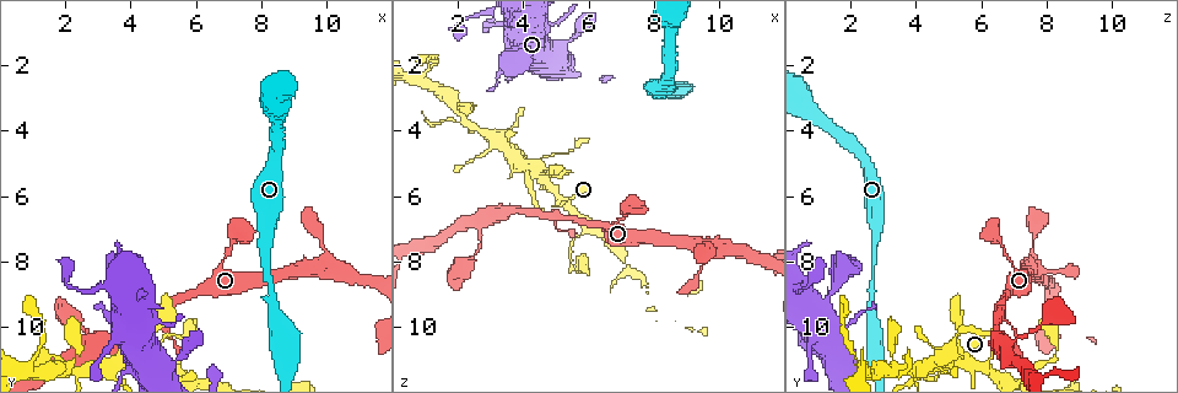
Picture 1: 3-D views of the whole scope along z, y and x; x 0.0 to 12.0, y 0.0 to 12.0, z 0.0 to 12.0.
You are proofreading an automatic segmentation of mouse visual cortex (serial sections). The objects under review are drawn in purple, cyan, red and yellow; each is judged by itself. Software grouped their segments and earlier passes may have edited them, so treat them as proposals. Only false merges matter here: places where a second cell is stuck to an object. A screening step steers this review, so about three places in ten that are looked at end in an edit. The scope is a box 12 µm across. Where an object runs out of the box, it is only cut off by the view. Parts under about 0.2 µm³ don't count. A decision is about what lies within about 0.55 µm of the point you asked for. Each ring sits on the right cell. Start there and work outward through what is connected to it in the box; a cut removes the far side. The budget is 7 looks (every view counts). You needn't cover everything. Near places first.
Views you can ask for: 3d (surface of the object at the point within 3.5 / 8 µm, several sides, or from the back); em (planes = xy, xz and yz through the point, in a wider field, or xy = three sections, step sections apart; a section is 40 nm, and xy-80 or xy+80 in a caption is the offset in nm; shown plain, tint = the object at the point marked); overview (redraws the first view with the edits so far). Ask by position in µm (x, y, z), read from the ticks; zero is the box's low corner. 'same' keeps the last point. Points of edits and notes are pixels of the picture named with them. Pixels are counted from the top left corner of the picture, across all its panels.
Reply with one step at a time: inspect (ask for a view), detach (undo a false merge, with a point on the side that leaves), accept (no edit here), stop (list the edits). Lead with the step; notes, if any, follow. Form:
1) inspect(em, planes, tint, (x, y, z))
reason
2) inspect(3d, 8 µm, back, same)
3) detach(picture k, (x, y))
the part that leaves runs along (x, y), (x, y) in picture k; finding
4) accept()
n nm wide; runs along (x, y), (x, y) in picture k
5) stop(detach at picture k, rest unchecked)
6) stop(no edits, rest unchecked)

inspect(3d, 8 µm, back, (5.0, 10.4, 6.4))
sharp bend

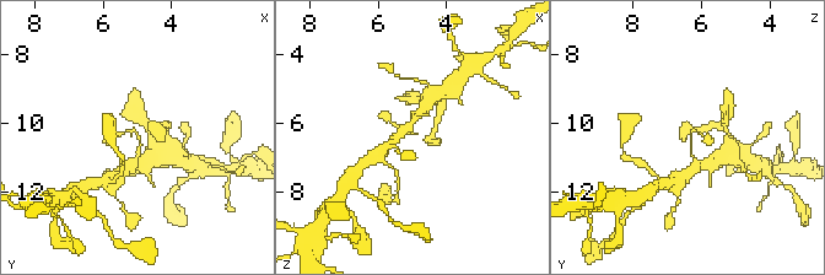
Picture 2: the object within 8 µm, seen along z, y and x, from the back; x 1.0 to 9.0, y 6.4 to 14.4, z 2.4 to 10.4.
inspect(em, xy, step 1, tint, (5.0, 10.5, 6.4))

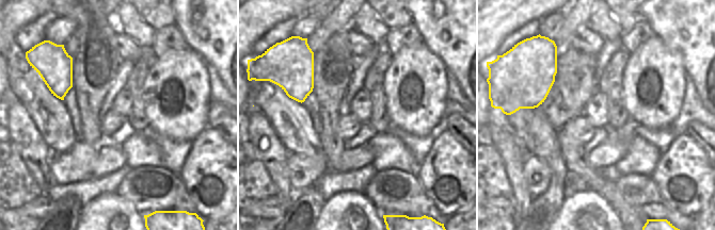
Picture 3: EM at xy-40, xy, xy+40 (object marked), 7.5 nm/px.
accept()
all the same cell

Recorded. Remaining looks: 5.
inspect(3d, 8 µm, (3.2, 11.2, 4.3))
sharp bend

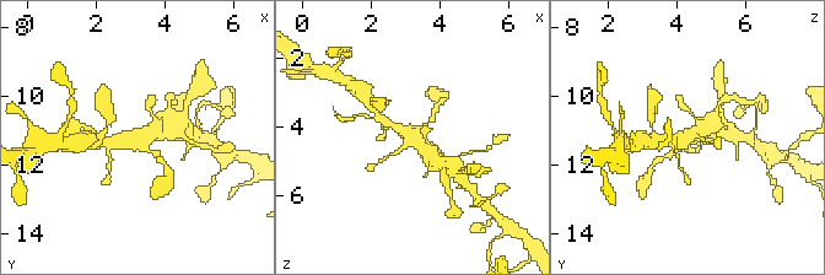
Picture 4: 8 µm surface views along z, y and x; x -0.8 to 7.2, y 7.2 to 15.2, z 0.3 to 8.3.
inspect(em, planes, tint, (3.2, 11.2, 4.3))

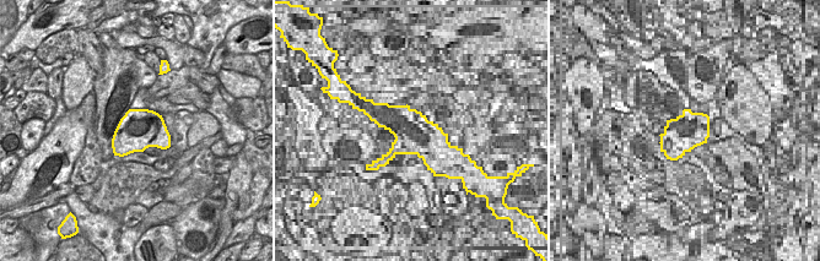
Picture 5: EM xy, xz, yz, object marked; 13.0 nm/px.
accept()
runs along (435, 158), (409, 134), (378, 118) in picture 4; one cell here

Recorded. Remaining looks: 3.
inspect(3d, 8 µm, (2.7, 10.7, 6.7))
arms part here

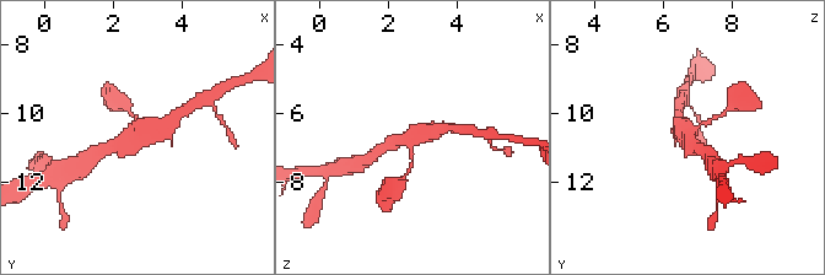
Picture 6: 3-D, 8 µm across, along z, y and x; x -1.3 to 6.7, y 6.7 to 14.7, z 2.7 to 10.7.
inspect(em, planes, tint, (2.8, 10.6, 6.7))
3 arms; arms of 150, 400, 450 nm; now the EM

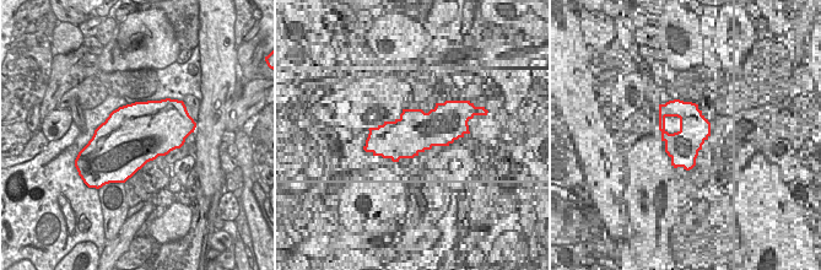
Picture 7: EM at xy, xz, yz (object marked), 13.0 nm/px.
accept()
continuous, no second cell

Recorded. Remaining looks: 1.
stop(no edits, rest unchecked)

